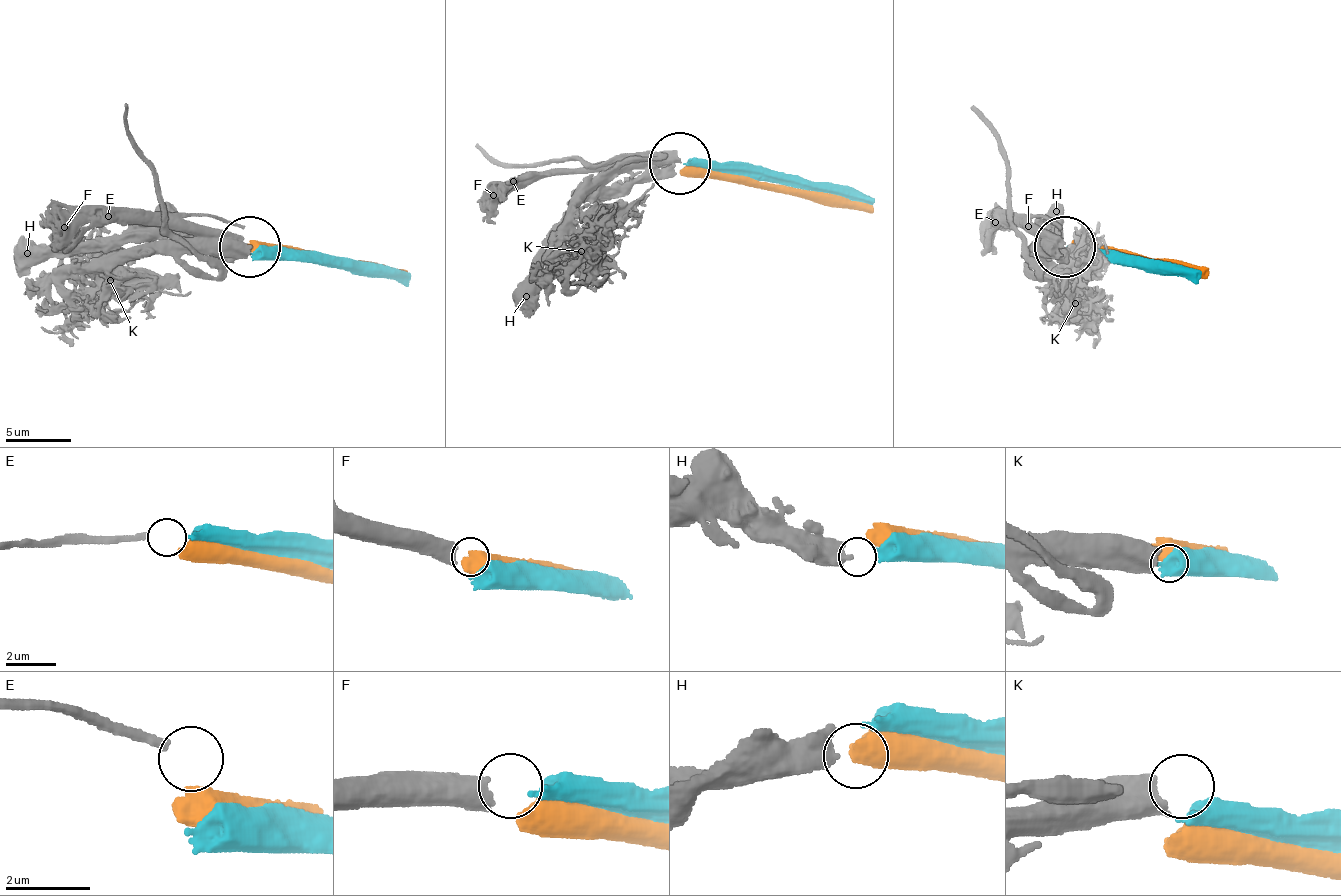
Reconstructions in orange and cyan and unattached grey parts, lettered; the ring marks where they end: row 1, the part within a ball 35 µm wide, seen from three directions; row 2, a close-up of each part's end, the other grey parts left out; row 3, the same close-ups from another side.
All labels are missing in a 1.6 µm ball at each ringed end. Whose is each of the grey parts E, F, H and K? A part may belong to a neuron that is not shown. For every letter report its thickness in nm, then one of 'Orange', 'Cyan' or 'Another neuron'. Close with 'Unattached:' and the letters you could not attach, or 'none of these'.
E: Thickness 240 nm. Another neuron
F: Thickness 700 nm. Orange
H: Thickness 550 nm. Another neuron
K: Thickness 550 nm. Cyan
Unattached: E, H

